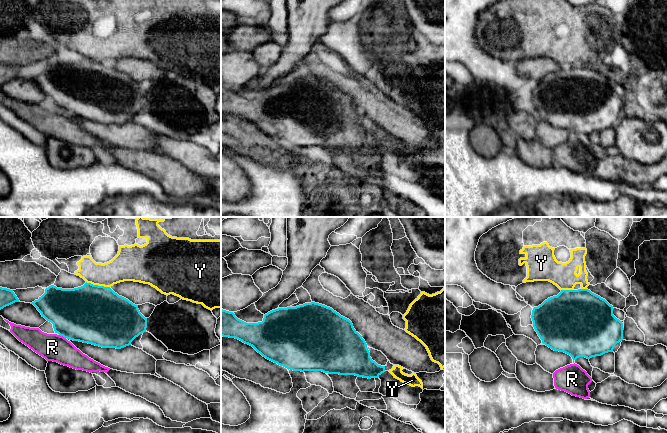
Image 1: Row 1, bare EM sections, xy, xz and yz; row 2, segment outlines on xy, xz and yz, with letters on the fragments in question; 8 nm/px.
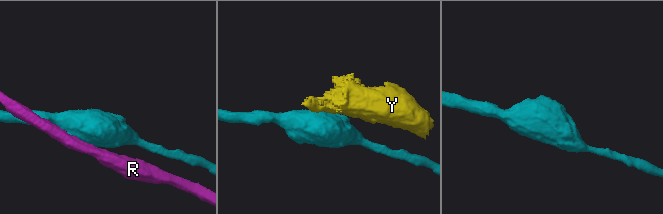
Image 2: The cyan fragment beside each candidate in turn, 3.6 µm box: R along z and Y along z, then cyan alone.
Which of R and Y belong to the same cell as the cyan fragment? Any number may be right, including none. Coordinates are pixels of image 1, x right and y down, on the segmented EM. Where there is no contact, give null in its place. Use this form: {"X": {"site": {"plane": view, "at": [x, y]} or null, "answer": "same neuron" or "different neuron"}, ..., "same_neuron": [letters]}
{"R": {"site": {"plane": "xy", "at": [62, 335]}, "answer": "different neuron"}, "Y": {"site": {"plane": "xy", "at": [97, 285]}, "answer": "different neuron"}, "same_neuron": []}

